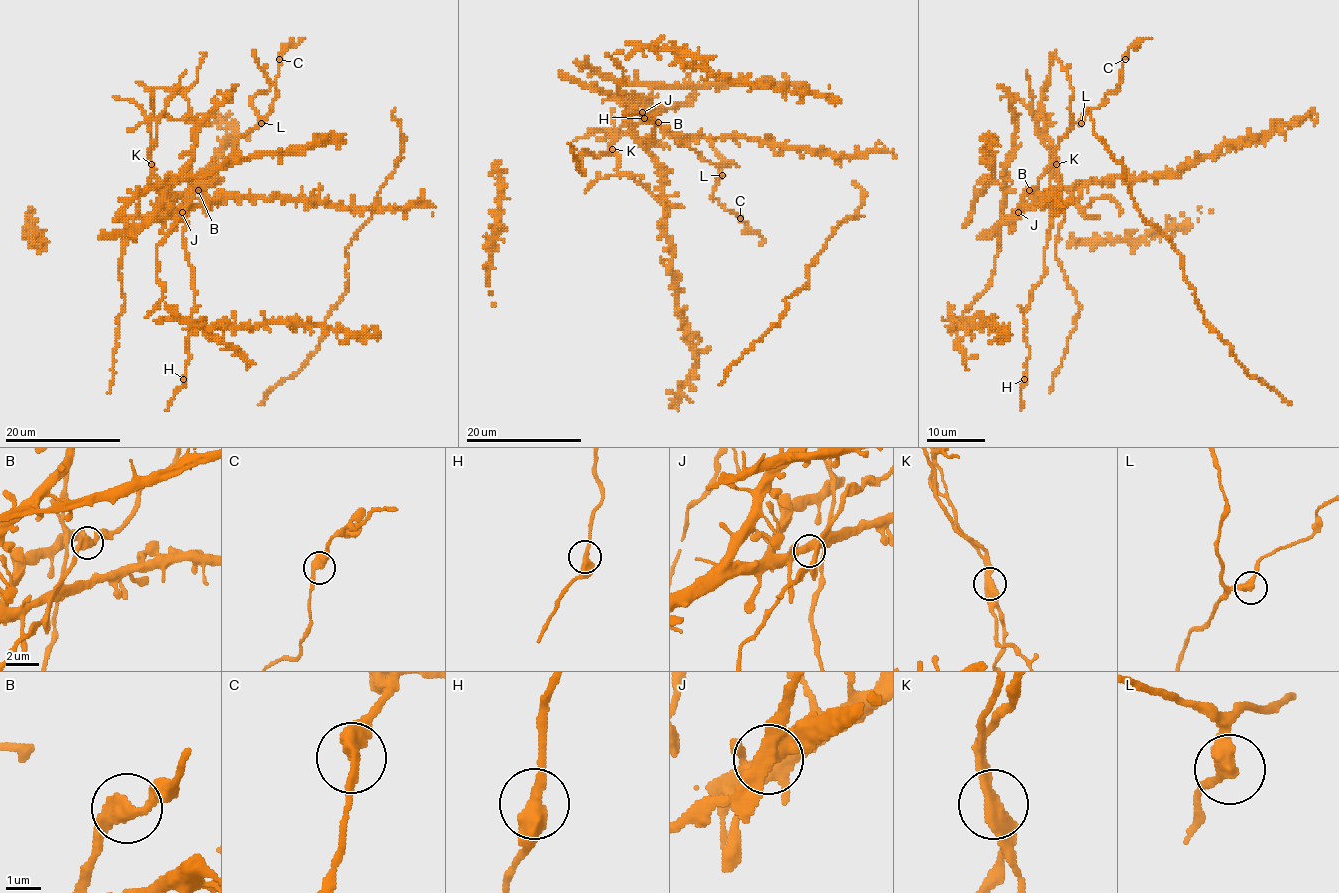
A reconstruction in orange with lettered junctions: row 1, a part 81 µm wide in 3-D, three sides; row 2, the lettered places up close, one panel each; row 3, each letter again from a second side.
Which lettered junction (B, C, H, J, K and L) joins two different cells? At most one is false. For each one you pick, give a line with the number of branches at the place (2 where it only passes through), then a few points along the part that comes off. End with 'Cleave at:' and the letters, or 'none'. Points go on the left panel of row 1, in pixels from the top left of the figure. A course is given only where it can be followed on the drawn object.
K: branches 2; course (151, 164), (160, 209), (175, 209), (186, 199), (201, 197), (207, 216)
Cleave at: K

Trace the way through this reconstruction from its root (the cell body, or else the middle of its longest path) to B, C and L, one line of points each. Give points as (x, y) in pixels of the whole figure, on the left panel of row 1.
B: (193, 205), (189, 202), (198, 190)
C: (193, 205), (189, 205), (192, 196), (211, 183), (234, 144), (259, 123), (252, 100), (273, 83), (279, 59)
L: (193, 205), (189, 205), (192, 196), (211, 183), (215, 173), (228, 161), (234, 144), (262, 123)

